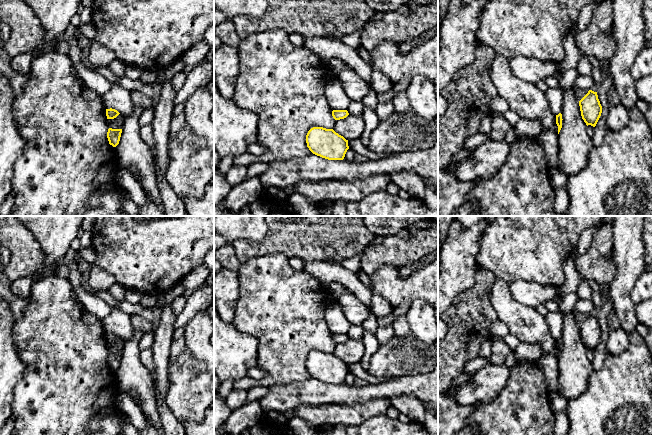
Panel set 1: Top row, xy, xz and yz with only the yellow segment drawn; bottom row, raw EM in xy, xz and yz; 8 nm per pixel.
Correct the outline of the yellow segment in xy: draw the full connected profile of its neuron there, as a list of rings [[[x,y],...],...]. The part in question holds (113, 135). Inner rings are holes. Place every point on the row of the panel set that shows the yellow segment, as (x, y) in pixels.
[[[109,128],[107,132],[107,138],[109,144],[112,145],[113,147],[116,147],[119,144],[121,133],[122,133],[122,129]]]

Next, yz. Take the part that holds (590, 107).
[[[589,90],[579,101],[579,106],[582,119],[586,125],[595,127],[602,113],[602,106],[598,99],[597,92]]]

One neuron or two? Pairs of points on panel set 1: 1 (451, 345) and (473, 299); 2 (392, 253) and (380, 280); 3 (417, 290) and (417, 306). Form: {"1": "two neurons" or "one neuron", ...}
{"1": "one neuron", "2": "two neurons", "3": "two neurons"}

